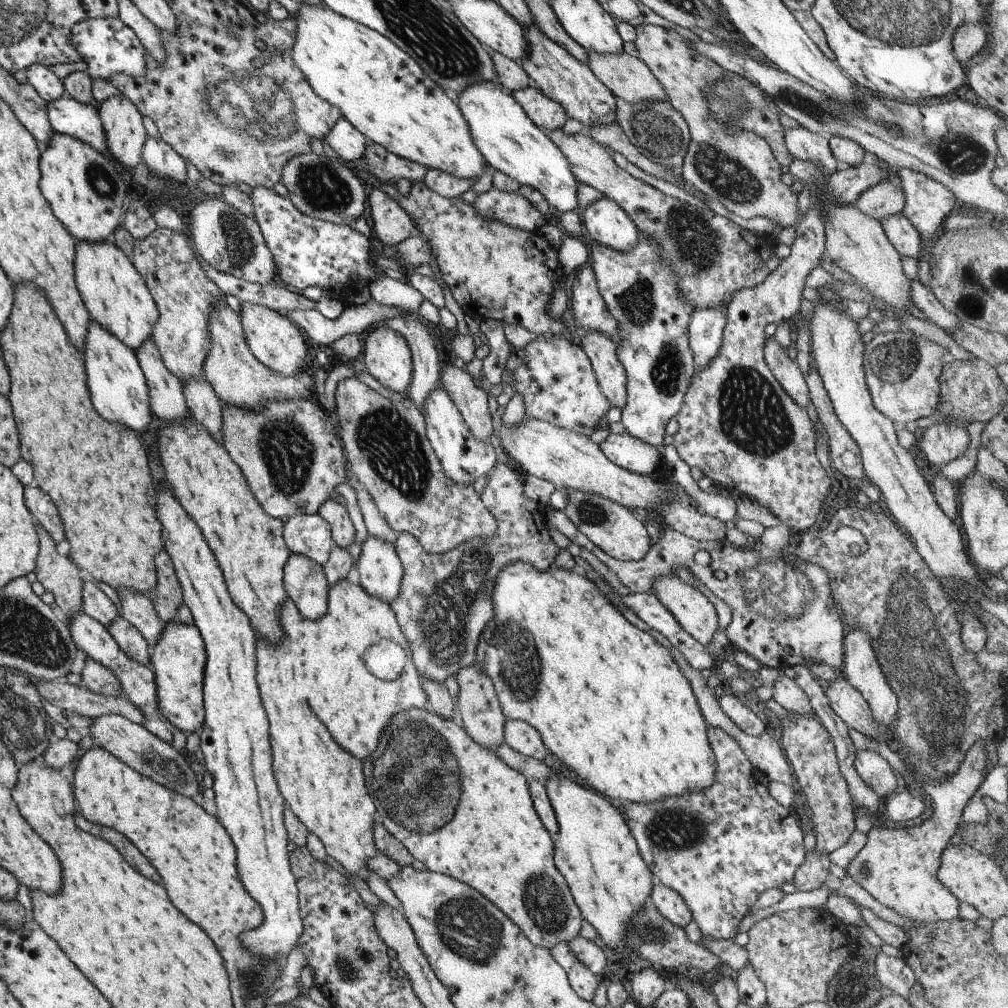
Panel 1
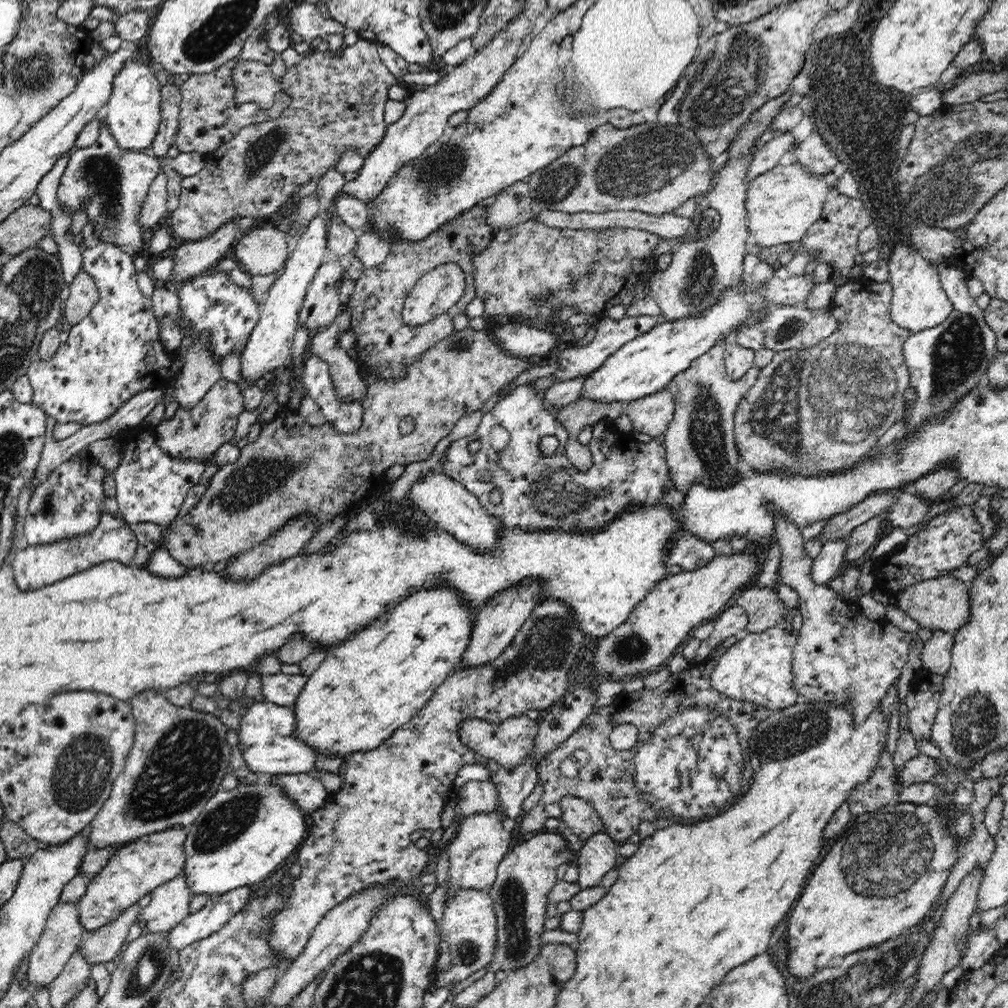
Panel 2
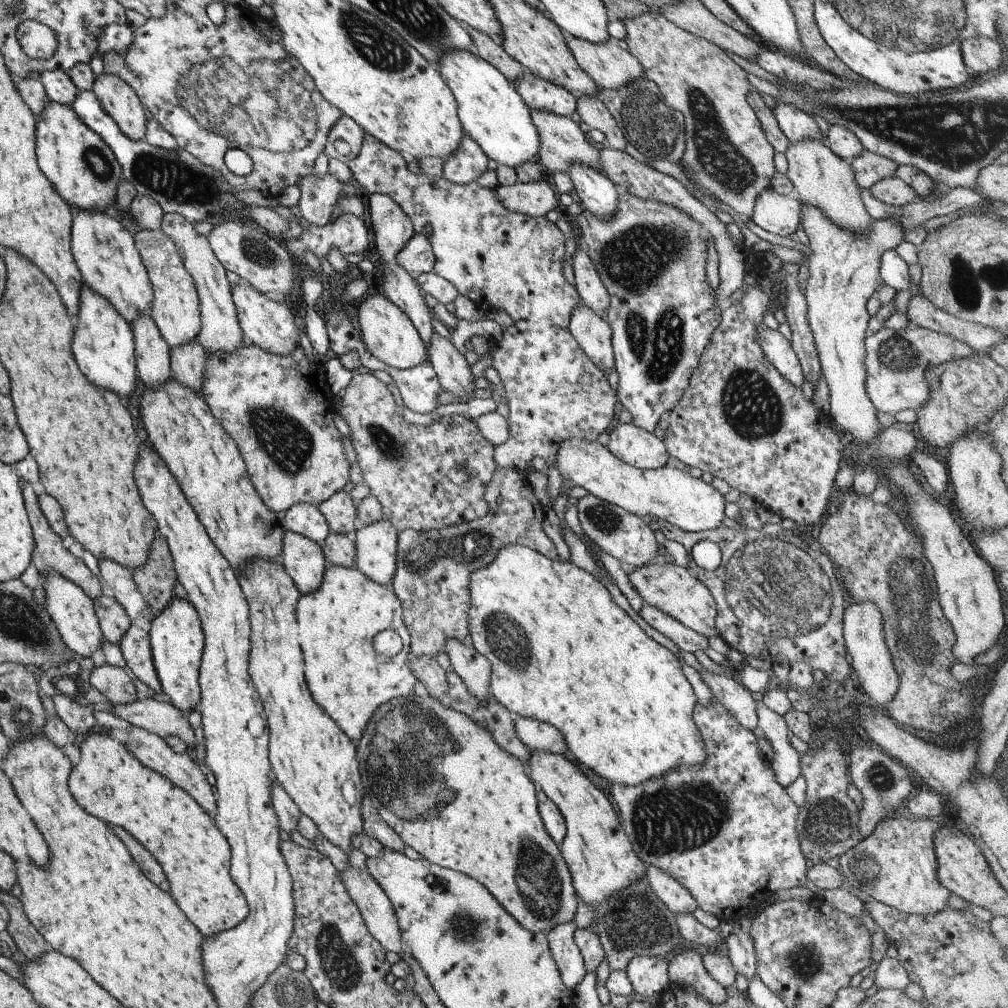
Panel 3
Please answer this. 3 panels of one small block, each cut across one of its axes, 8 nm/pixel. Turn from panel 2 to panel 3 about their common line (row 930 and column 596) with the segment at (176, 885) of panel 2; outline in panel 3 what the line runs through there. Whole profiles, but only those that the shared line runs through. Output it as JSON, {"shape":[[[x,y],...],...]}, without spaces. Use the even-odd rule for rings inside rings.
{"shape":[[[529,109],[529,112],[539,139],[536,160],[547,176],[557,171],[568,174],[570,166],[575,163],[590,166],[600,172],[597,147],[591,146],[585,140],[585,136],[583,136],[584,127],[575,125],[569,117],[556,115],[546,110]]]}

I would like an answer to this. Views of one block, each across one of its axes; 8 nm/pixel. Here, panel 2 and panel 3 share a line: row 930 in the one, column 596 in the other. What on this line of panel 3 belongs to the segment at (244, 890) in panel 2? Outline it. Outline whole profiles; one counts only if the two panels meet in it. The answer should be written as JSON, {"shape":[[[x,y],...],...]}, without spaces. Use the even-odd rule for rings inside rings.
{"shape":[[[575,163],[568,174],[583,209],[598,219],[606,219],[616,209],[619,191],[603,173]]]}

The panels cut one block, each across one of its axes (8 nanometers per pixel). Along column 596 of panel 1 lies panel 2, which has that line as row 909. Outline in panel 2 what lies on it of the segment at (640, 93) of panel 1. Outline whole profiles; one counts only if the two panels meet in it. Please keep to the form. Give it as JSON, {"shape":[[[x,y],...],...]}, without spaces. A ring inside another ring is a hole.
{"shape":[[[77,901],[58,903],[49,914],[43,933],[38,942],[34,944],[28,959],[30,970],[28,970],[28,982],[34,987],[48,987],[67,966],[70,957],[76,952],[82,935],[86,932],[83,924],[80,922]]]}

